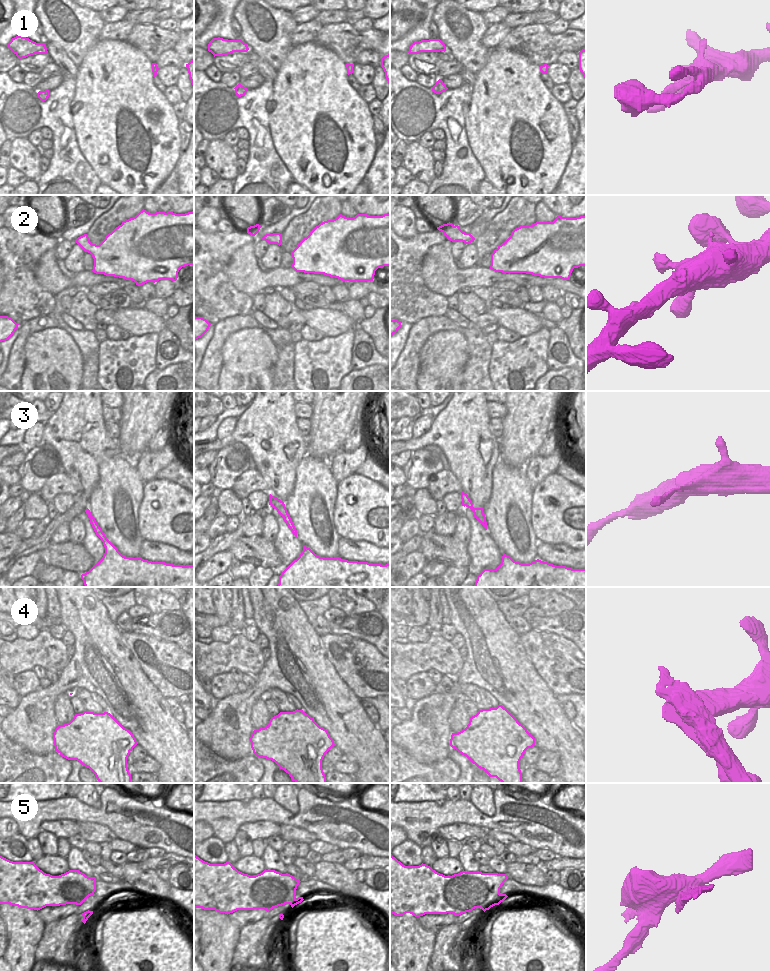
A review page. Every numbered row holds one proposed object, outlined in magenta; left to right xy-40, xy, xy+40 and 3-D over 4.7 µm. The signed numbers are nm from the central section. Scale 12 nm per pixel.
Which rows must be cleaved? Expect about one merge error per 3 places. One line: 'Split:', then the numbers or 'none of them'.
Split: 4.

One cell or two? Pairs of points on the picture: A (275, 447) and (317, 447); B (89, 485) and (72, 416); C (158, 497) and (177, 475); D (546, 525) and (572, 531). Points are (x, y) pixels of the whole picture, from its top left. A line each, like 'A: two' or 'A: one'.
A: two
B: one
C: two
D: one

